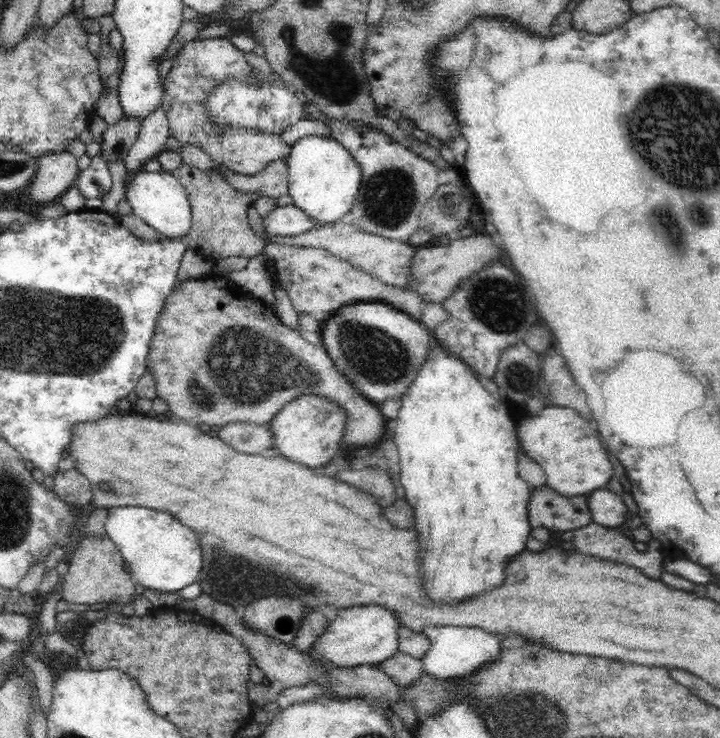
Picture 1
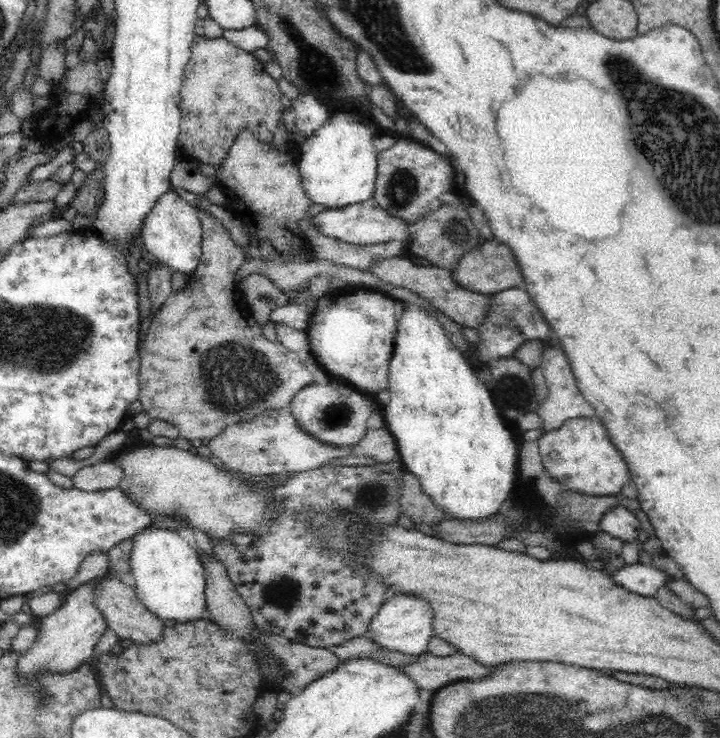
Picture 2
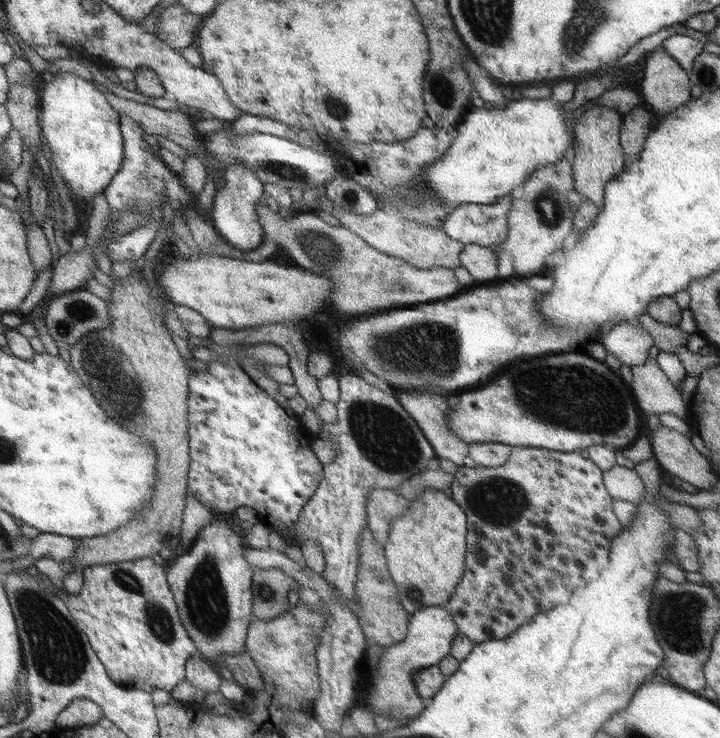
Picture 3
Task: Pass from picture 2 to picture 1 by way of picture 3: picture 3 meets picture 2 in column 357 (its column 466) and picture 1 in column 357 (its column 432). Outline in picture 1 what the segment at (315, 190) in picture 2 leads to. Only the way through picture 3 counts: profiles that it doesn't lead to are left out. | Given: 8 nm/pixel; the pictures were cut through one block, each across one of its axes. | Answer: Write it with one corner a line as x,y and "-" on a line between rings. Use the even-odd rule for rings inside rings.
307,135
291,146
285,159
289,172
289,195
293,205
304,211
313,222
333,224
354,206
361,185
360,165
332,136

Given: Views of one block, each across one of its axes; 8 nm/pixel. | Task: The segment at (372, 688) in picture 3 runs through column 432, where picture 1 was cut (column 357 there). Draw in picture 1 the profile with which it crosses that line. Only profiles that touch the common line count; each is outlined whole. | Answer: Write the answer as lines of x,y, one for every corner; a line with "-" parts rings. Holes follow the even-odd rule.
382,605
342,608
325,633
313,644
310,659
321,666
356,667
388,662
399,651
399,620

